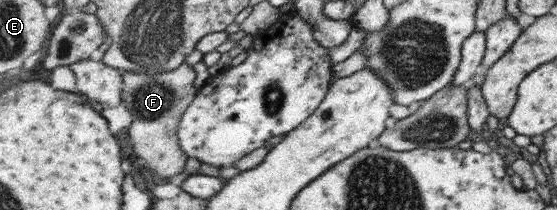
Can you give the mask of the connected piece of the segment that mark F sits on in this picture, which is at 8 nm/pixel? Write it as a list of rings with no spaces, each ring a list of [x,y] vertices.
[[[184,62],[179,68],[160,73],[122,71],[123,104],[132,114],[128,134],[133,139],[137,161],[144,162],[159,181],[177,176],[187,170],[188,154],[180,143],[180,122],[185,111],[197,98],[199,88],[195,88],[195,70]]]

